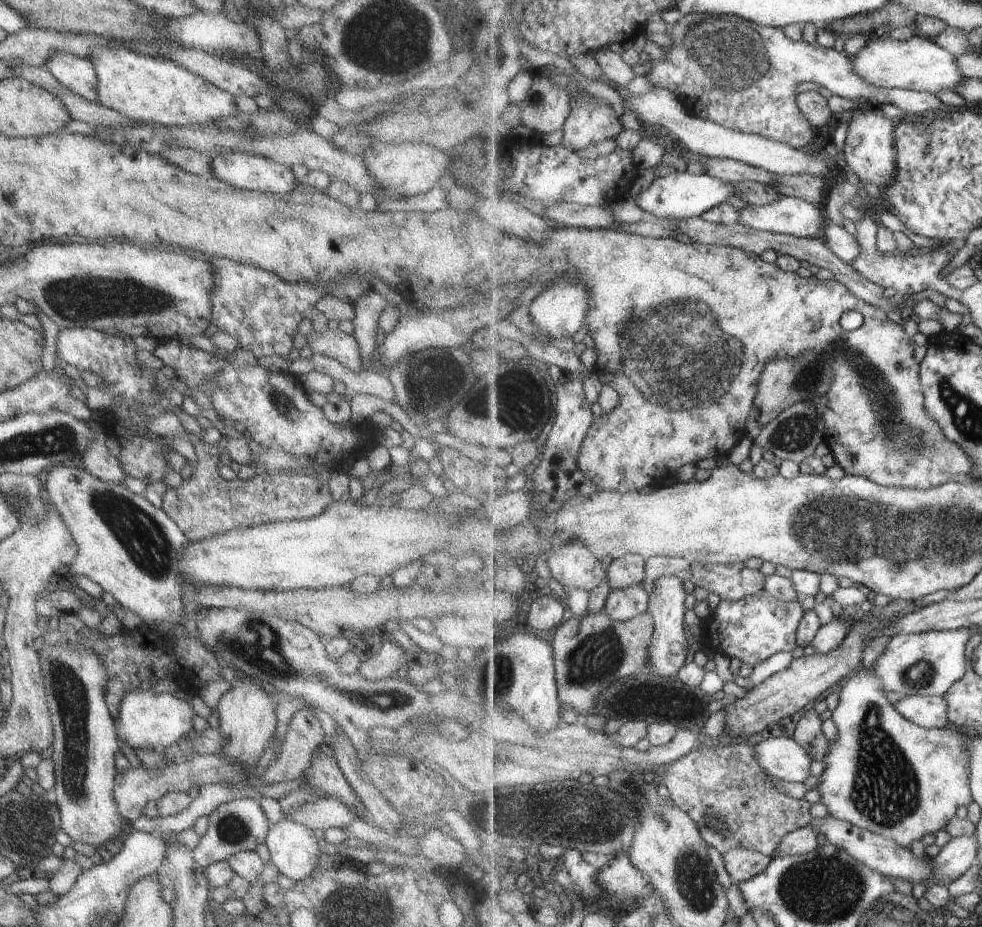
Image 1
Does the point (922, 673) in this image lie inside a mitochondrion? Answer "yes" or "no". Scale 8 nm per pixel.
yes

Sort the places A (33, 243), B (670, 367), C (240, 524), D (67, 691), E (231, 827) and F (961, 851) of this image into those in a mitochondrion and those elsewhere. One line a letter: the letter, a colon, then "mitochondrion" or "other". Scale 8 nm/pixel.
A: other
B: mitochondrion
C: other
D: mitochondrion
E: mitochondrion
F: other

